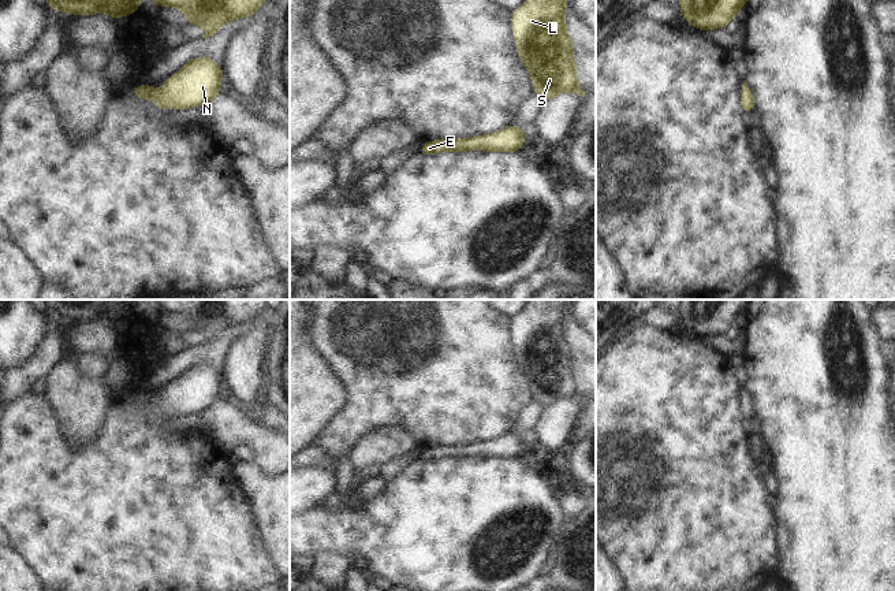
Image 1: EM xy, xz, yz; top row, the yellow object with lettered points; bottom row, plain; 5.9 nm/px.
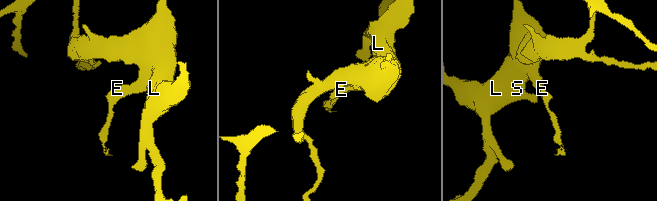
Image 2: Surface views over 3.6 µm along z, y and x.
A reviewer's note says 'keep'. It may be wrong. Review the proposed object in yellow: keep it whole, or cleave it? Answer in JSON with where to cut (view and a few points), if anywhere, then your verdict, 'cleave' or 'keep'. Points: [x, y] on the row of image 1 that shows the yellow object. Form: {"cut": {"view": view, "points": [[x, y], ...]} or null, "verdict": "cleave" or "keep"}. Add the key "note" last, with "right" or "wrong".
{"cut": null, "verdict": "keep", "note": "right"}

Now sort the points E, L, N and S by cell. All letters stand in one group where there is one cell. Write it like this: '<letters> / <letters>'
E L N S

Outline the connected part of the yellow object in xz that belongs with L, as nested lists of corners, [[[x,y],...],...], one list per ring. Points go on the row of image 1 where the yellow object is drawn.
[[[527,0],[512,10],[511,25],[517,52],[532,75],[532,83],[538,97],[549,101],[563,92],[585,96],[575,74],[573,41],[566,29],[566,0]]]

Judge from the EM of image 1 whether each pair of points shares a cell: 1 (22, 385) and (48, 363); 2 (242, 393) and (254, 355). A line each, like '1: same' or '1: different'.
1: same
2: same

